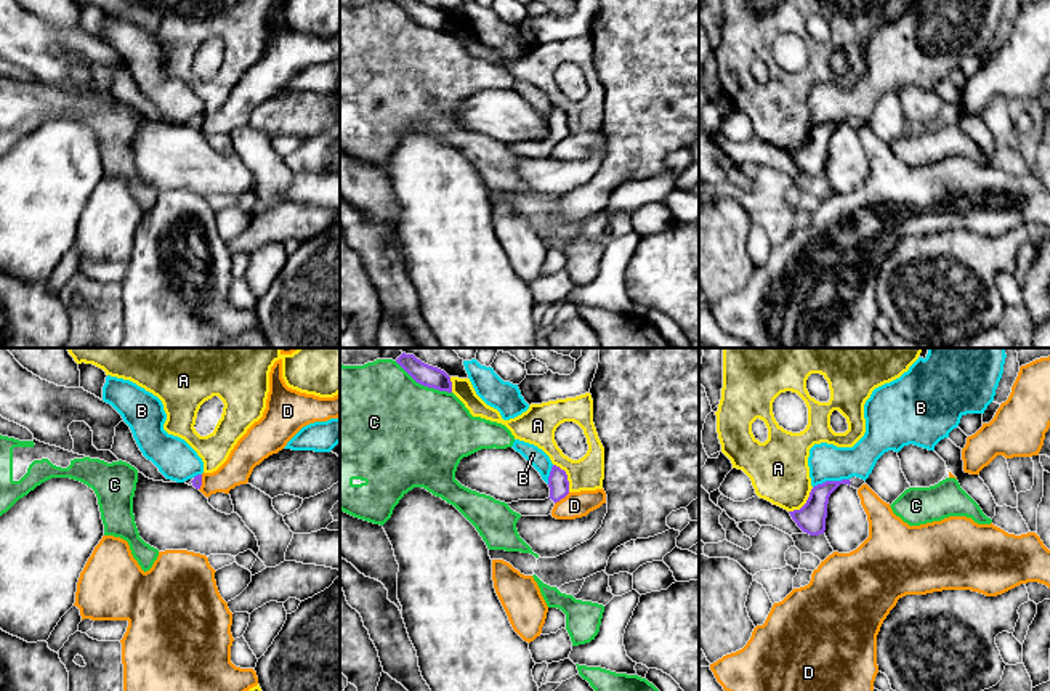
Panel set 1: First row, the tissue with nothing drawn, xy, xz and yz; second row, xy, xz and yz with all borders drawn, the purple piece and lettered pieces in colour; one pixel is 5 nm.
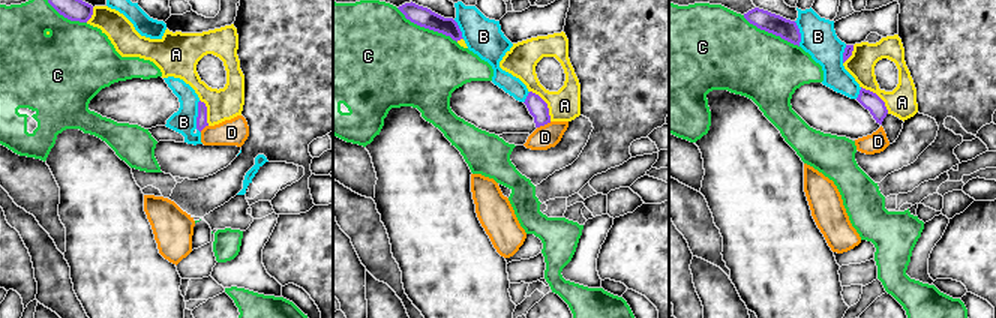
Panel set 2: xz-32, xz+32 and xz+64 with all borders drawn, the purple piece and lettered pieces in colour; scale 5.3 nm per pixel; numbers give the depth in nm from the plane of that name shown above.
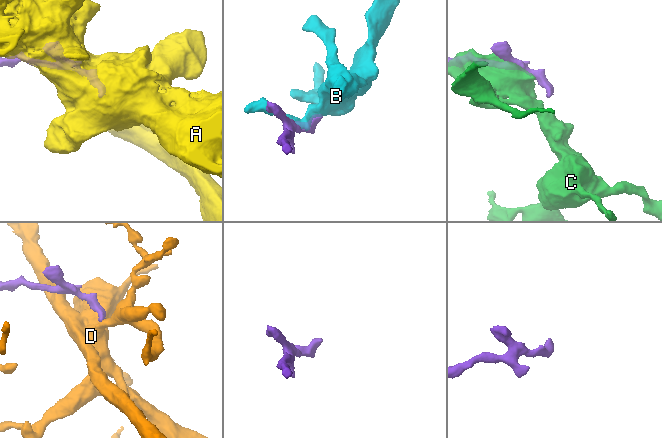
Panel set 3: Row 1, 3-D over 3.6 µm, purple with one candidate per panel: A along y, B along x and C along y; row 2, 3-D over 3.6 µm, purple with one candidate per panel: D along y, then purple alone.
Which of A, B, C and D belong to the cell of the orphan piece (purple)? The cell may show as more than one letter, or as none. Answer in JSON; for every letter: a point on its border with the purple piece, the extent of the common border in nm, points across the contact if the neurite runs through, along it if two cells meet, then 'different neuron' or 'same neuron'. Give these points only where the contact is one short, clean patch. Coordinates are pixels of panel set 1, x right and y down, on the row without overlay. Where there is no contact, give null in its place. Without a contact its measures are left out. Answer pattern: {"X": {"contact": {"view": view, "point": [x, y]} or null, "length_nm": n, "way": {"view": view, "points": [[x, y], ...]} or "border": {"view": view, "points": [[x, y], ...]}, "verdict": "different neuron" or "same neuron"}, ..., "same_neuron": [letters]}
{"A": {"contact": {"view": "xz", "point": [566, 117]}, "length_nm": 170, "verdict": "different neuron"}, "B": {"contact": {"view": "yz", "point": [831, 122]}, "length_nm": 190, "verdict": "different neuron"}, "C": {"contact": {"view": "xz", "point": [424, 26]}, "length_nm": 340, "verdict": "different neuron"}, "D": {"contact": {"view": "xz", "point": [561, 138]}, "length_nm": 100, "border": {"view": "xz", "points": [[569, 133], [555, 145]]}, "verdict": "different neuron"}, "same_neuron": []}

